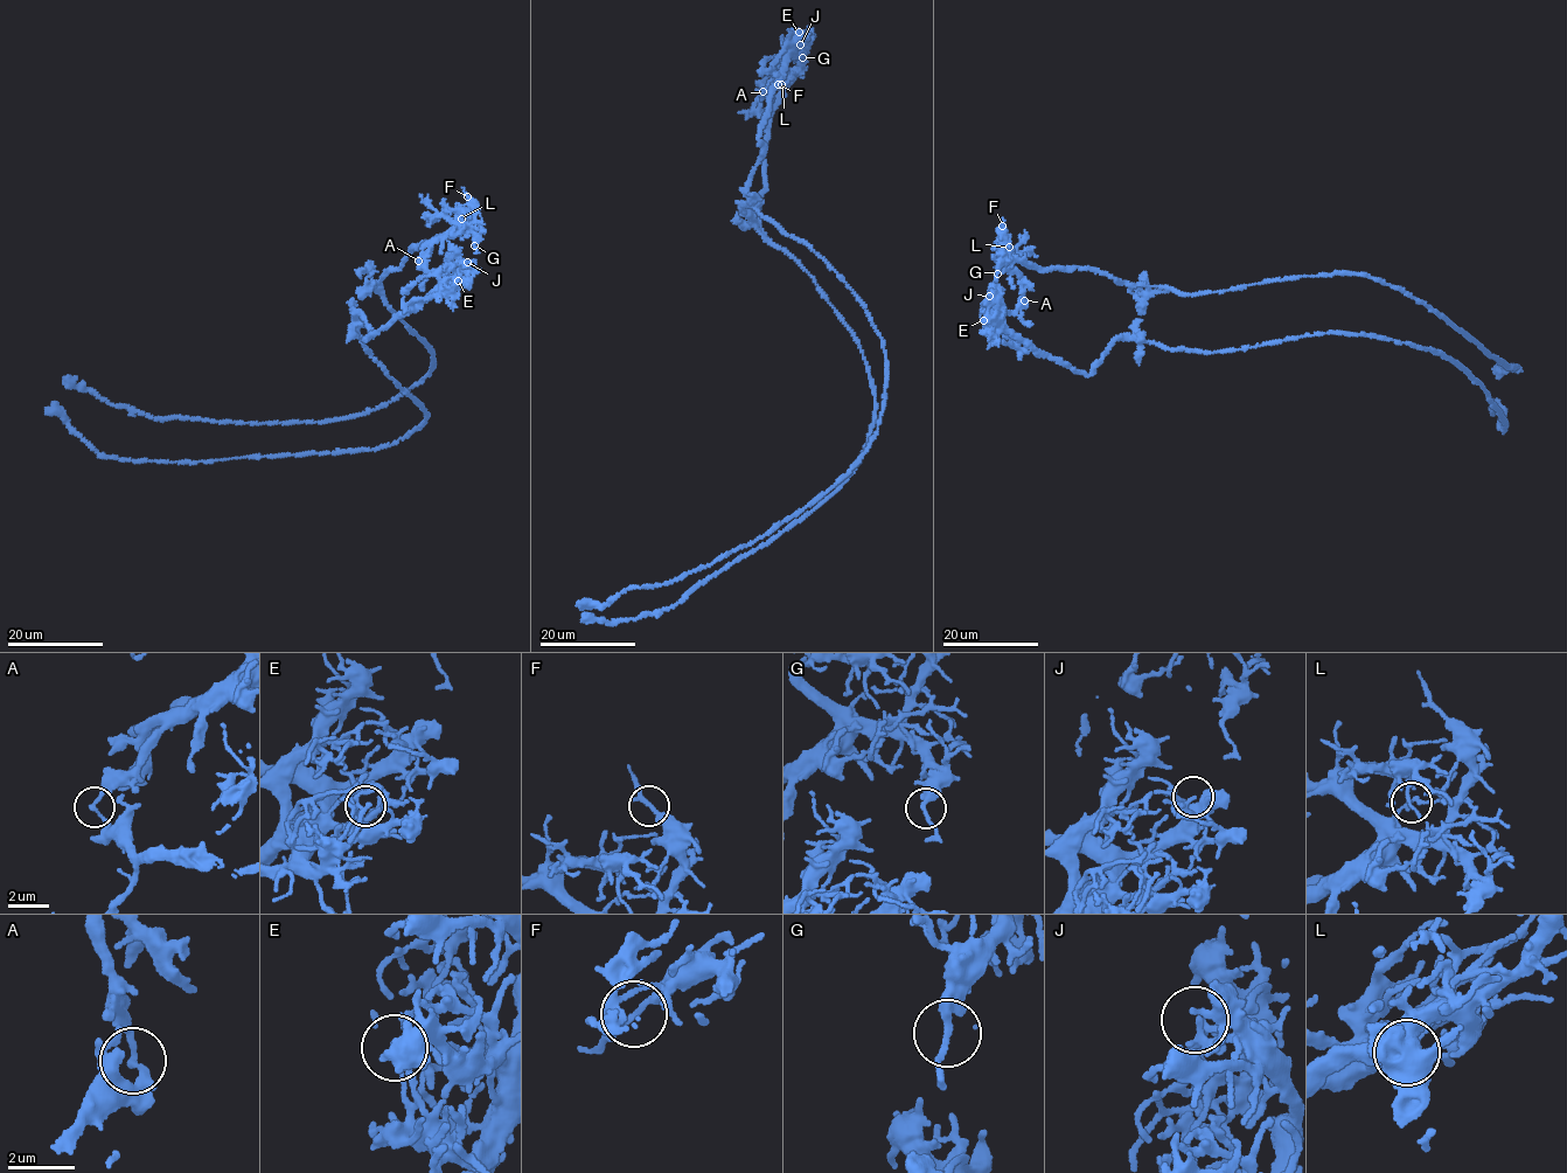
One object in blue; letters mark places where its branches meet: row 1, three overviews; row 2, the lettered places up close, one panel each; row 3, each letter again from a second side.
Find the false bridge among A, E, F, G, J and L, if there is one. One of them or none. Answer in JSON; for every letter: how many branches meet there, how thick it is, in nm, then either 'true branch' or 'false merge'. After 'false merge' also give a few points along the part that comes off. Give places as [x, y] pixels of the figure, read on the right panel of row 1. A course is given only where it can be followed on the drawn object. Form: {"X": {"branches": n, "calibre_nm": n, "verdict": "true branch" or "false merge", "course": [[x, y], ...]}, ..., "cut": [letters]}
{"A": {"branches": 2, "calibre_nm": 180, "verdict": "false merge", "course": [[1024, 299], [1009, 265], [1015, 259], [1102, 271], [1182, 293], [1297, 277], [1377, 277], [1516, 367], [1494, 370]]}, "E": {"branches": 1, "calibre_nm": 200, "verdict": "true branch"}, "F": {"branches": 2, "calibre_nm": 200, "verdict": "true branch"}, "G": {"branches": 2, "calibre_nm": 240, "verdict": "true branch"}, "J": {"branches": 2, "calibre_nm": 220, "verdict": "true branch"}, "L": {"branches": 2, "calibre_nm": 180, "verdict": "true branch"}, "cut": ["A"]}

